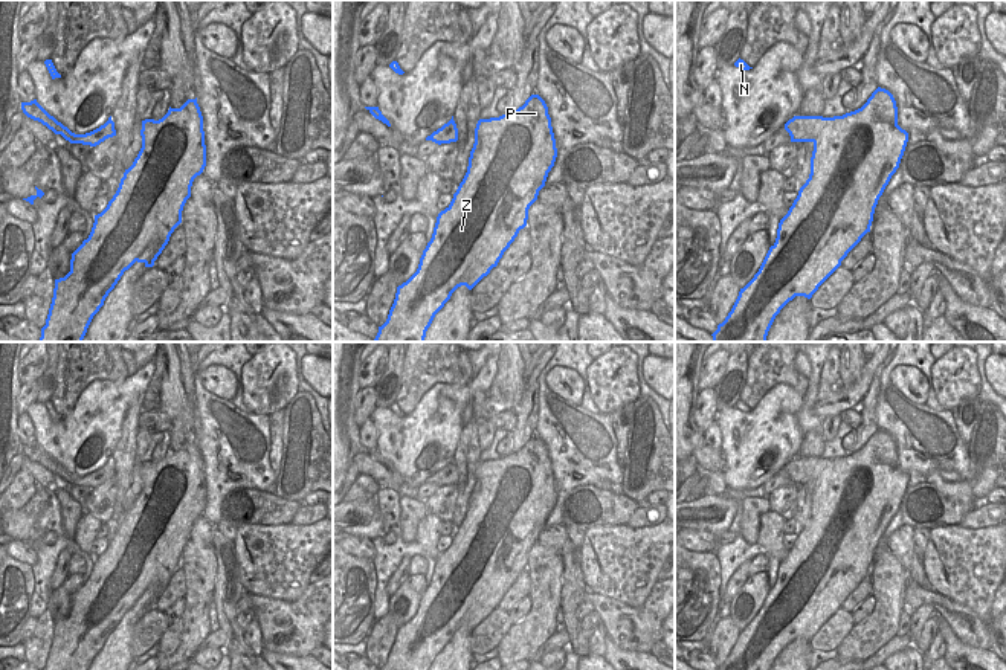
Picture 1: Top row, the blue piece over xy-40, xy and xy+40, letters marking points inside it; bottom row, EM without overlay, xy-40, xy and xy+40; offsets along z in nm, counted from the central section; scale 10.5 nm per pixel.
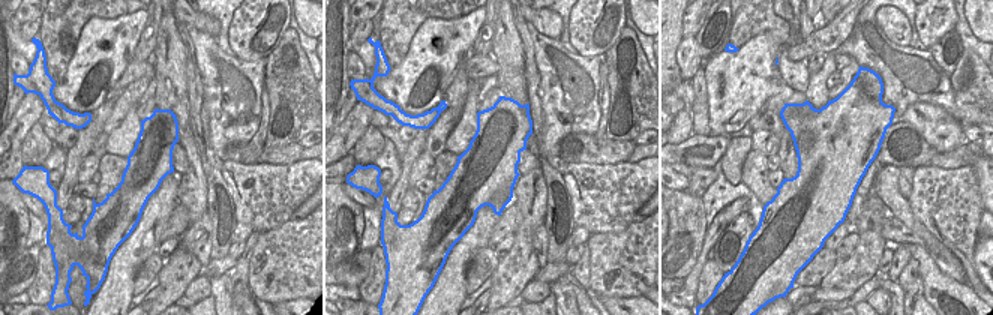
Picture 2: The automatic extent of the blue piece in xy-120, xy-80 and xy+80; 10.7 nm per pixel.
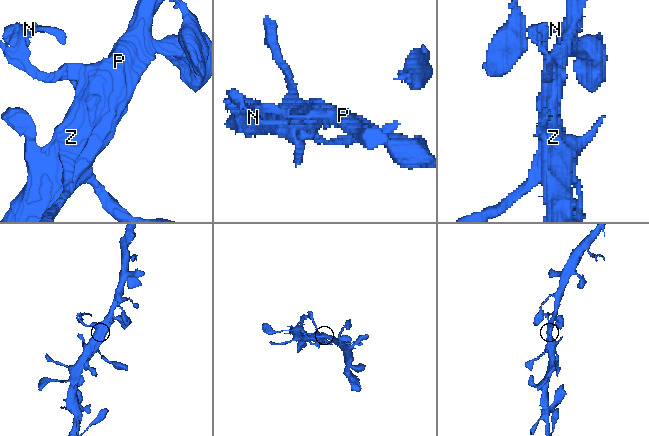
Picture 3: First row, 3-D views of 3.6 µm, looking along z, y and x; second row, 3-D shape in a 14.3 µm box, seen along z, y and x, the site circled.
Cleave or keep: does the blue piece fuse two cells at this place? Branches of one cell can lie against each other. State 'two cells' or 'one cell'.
two cells

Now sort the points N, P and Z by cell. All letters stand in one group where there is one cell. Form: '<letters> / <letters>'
N / P Z

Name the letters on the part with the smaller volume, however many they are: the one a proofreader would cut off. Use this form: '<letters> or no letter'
N

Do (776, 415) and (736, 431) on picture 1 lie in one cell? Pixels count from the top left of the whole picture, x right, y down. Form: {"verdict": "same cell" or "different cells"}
{"verdict": "same cell"}

